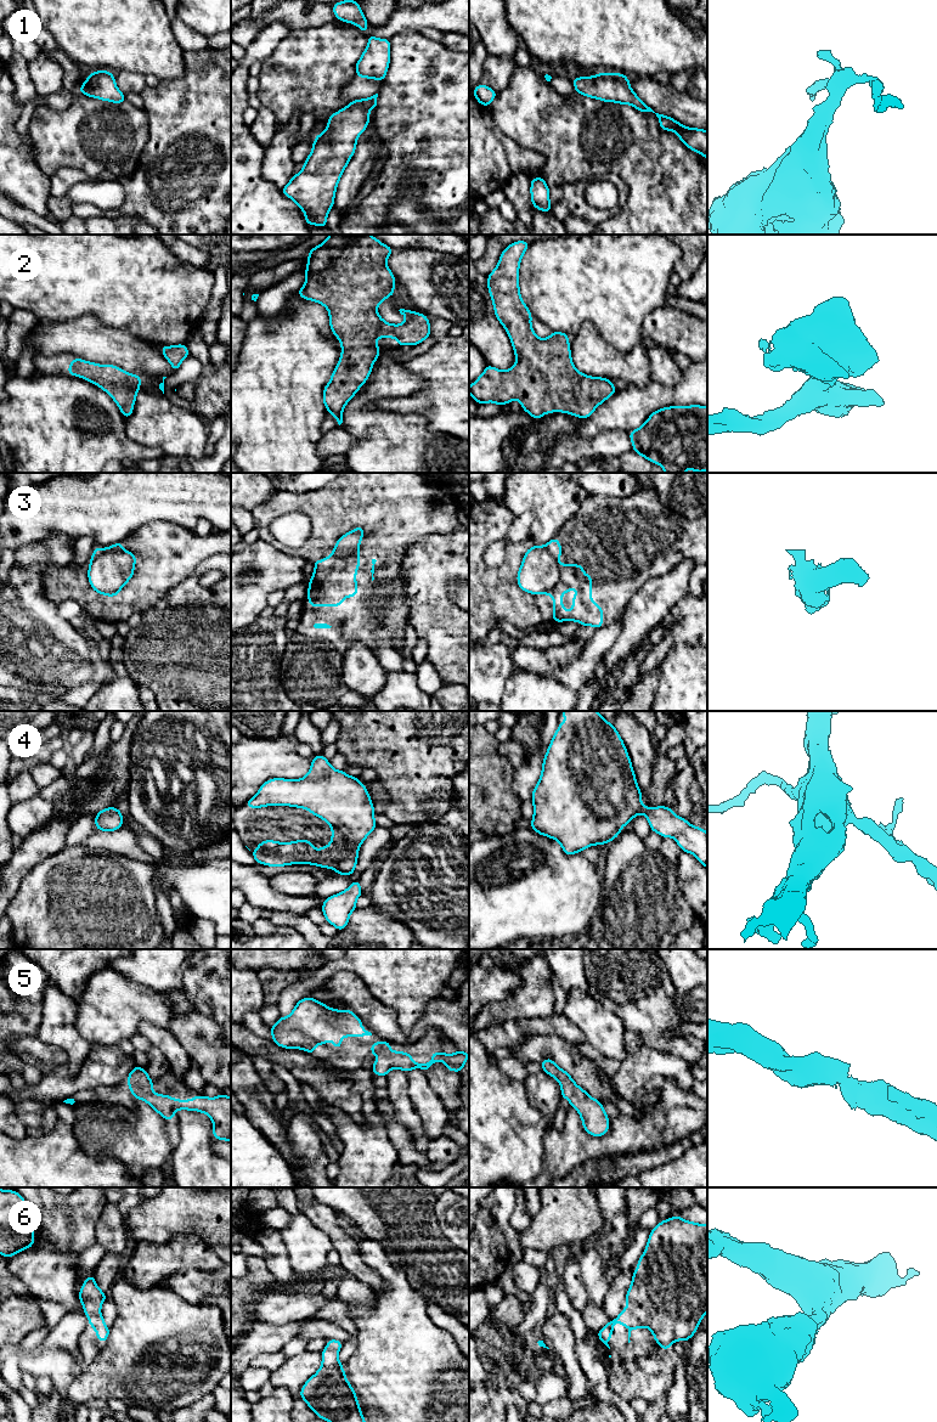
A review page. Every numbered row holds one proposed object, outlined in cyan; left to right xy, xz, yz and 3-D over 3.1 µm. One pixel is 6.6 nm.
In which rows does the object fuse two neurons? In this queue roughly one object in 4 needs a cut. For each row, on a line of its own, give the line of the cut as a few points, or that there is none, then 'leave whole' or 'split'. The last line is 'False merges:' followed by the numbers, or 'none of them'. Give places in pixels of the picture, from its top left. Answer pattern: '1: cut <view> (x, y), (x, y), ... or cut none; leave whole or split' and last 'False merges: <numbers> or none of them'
1: cut none; leave whole
2: cut none; leave whole
3: cut yz (559, 564), (558, 581), (543, 592); split
4: cut none; leave whole
5: cut none; leave whole
6: cut none; leave whole
False merges: 3

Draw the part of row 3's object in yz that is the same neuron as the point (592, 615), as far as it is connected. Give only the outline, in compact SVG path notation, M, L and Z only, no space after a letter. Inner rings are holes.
M559 564L560 577L557 585L544 592L554 602L553 622L577 621L582 626L594 626L597 630L603 627L603 609L592 598L592 576L583 572L581 564ZM578 588L572 598L572 609L566 611L561 604L563 594L568 591Z

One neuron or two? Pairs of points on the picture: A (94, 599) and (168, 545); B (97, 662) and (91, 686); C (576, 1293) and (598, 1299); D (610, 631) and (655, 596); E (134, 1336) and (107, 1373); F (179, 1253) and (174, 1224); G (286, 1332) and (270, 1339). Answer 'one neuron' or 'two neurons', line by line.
A: one neuron
B: one neuron
C: two neurons
D: two neurons
E: one neuron
F: two neurons
G: one neuron

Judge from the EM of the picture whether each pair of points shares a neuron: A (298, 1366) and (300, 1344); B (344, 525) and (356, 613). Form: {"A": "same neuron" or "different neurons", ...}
{"A": "different neurons", "B": "same neuron"}

